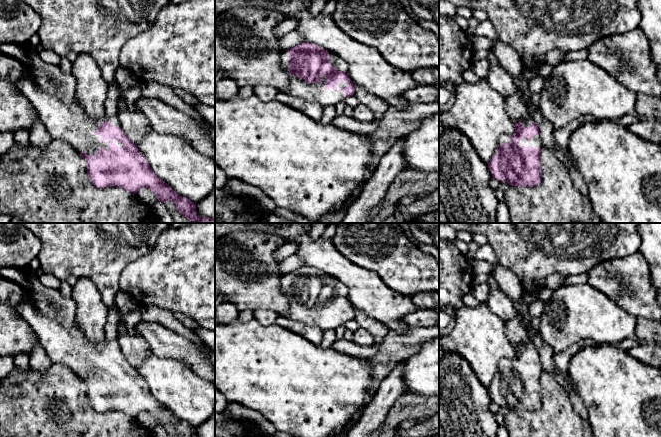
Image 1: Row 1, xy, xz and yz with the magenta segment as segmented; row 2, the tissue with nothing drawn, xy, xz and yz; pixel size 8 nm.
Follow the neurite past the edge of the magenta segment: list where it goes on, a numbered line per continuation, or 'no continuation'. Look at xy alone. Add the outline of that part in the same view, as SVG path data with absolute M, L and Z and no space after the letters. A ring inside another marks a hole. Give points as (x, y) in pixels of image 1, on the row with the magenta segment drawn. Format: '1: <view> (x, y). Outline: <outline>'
1: xy (51, 92). Outline: M30 44L21 45L25 50L29 63L27 73L17 82L20 92L37 110L38 117L46 131L53 139L64 140L78 153L84 151L87 155L95 155L102 147L109 149L109 141L101 142L101 136L94 132L108 120L114 127L120 127L117 116L104 115L99 119L91 119L76 100L77 80L73 73L64 73L59 66L45 63L36 49Z

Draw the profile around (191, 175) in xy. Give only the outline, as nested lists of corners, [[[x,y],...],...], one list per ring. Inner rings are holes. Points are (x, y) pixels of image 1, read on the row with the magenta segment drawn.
[[[151,128],[136,146],[153,172],[180,196],[197,204],[215,187],[215,160],[201,155],[177,135],[158,133]]]

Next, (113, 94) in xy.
[[[117,83],[110,84],[108,86],[107,91],[107,97],[106,97],[106,116],[116,116],[117,111],[119,109],[119,98],[120,98],[120,92],[119,92],[119,85]]]

